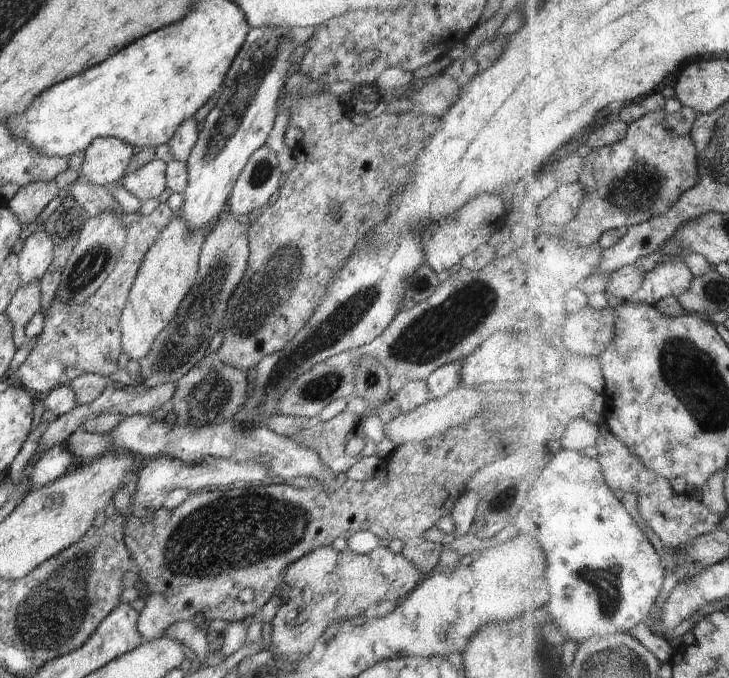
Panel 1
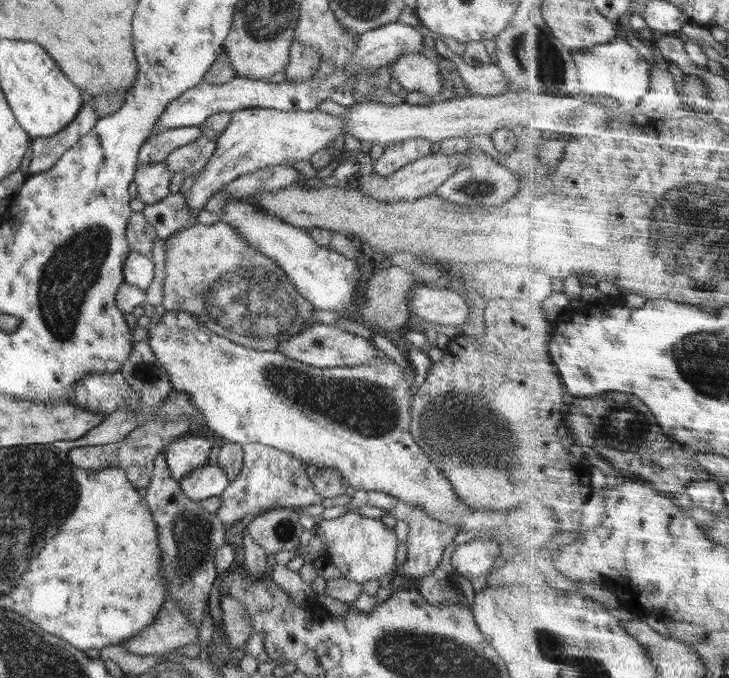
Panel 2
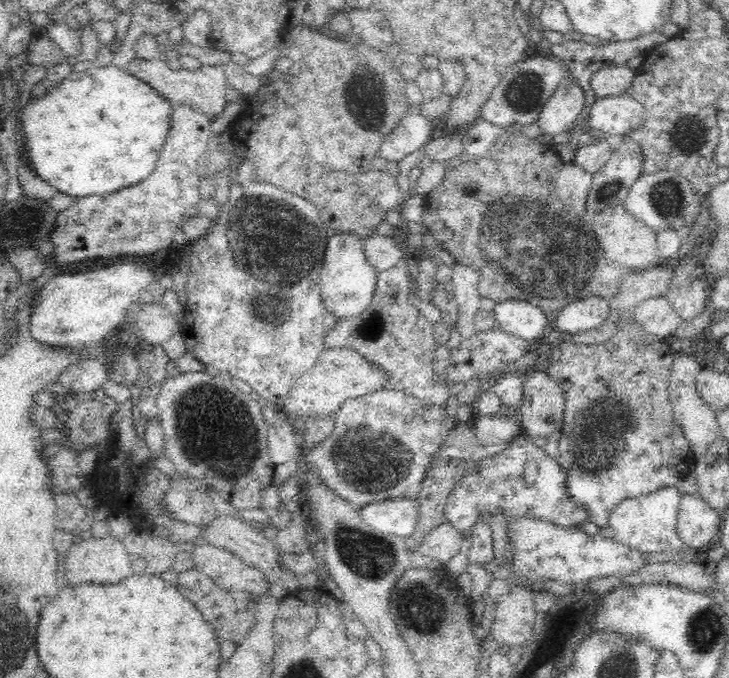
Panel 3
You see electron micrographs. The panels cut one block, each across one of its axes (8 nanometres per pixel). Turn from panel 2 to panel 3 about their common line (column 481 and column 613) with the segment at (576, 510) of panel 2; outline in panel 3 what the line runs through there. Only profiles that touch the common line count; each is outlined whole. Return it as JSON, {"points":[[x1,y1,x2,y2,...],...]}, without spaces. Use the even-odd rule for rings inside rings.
{"points":[[630,316,618,324,618,332,600,344,576,344,564,336,560,360,548,364,544,371,558,382,566,393,564,418,544,446,548,455,566,471,566,493,578,506,590,513,590,522,608,525,612,509,629,498,650,494,664,487,676,487,684,474,695,466,690,441,683,438,674,419,670,402,669,376,673,352,666,339,645,333]]}

